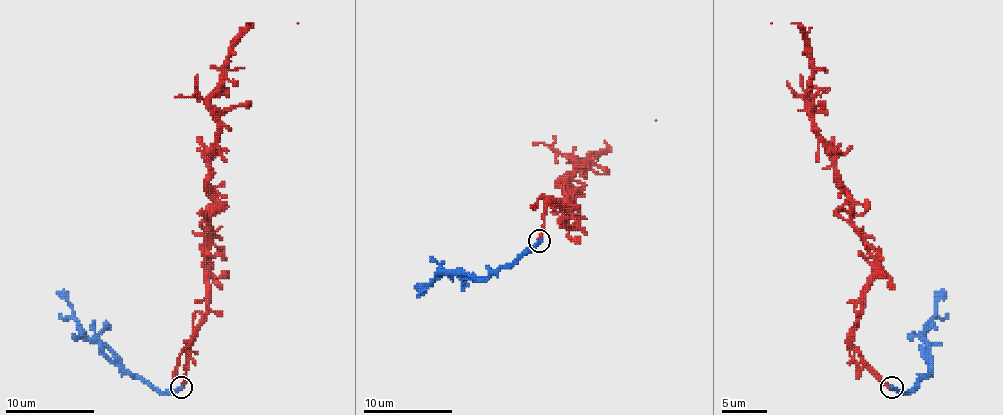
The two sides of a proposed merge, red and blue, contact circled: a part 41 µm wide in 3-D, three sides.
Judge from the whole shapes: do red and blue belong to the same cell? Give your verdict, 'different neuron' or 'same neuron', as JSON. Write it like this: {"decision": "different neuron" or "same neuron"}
{"decision": "same neuron"}

